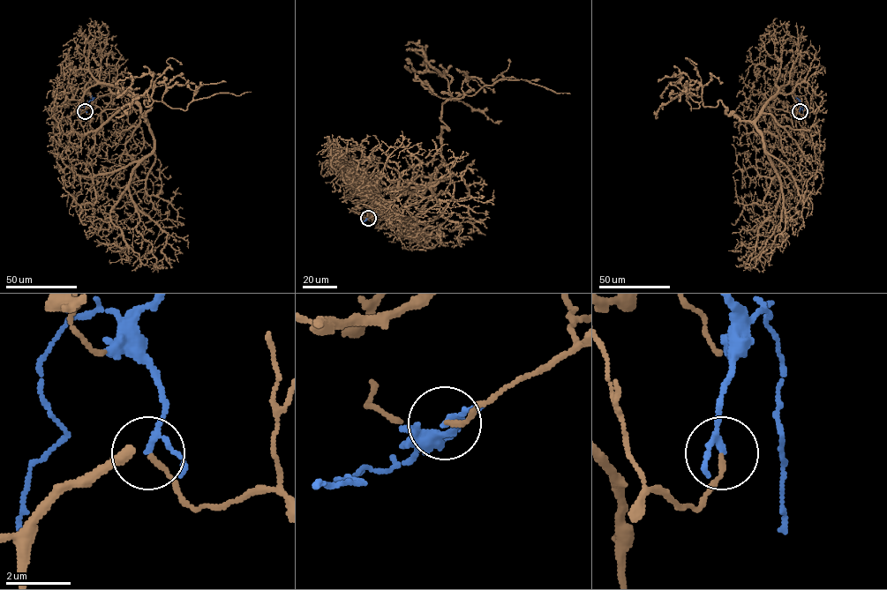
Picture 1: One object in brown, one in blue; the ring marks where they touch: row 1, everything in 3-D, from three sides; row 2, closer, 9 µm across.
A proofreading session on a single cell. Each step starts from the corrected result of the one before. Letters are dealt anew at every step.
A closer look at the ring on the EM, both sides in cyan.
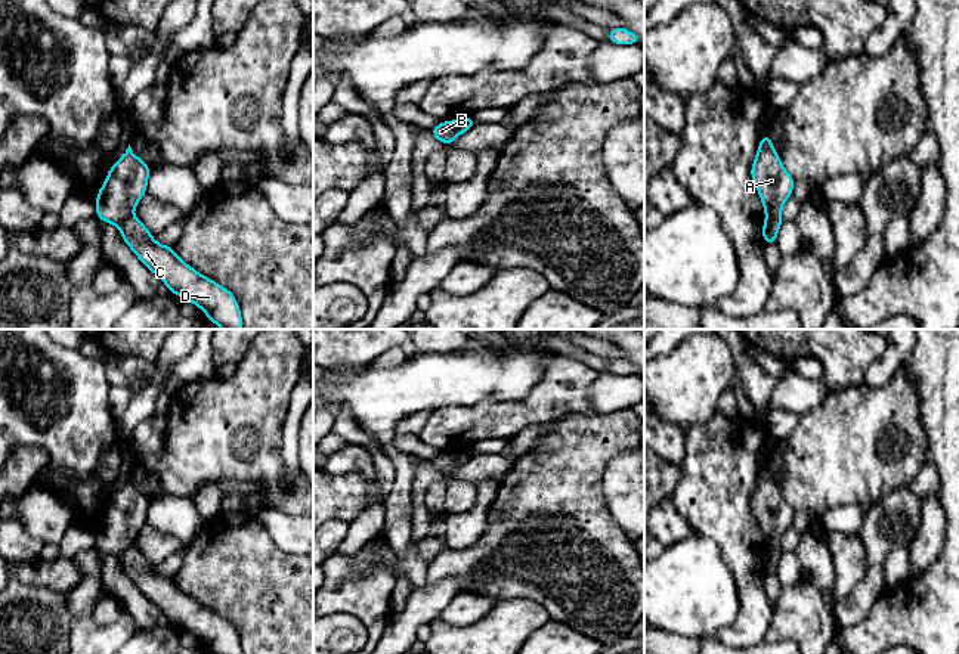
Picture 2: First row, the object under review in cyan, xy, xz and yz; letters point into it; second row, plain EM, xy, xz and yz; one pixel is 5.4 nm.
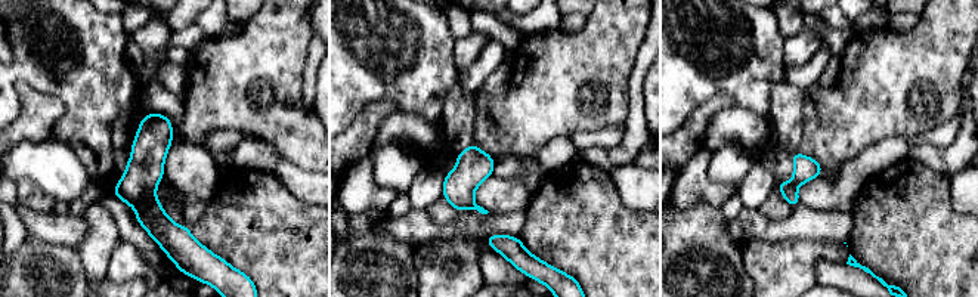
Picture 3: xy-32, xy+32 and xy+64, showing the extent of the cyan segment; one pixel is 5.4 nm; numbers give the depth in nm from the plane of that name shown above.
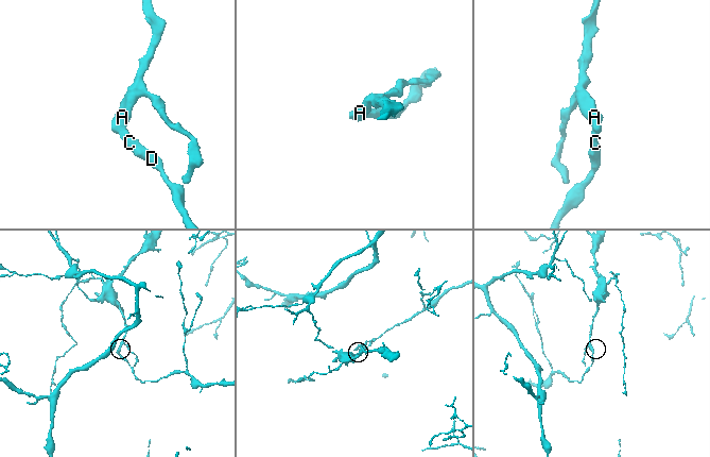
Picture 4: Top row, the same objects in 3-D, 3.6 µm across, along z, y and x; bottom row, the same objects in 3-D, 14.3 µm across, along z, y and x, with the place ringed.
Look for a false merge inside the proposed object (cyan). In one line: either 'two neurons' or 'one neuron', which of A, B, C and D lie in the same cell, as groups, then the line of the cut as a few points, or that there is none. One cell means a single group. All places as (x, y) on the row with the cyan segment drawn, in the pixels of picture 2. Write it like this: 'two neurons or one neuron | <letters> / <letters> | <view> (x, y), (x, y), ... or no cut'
two neurons | A B / C D | yz (767, 216), (780, 220)

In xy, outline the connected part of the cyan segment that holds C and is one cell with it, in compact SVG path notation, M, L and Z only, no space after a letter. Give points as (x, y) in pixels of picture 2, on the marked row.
M130 216L118 224L124 242L174 294L198 306L223 329L242 329L239 306L233 294L183 263L173 247L152 239L142 221Z

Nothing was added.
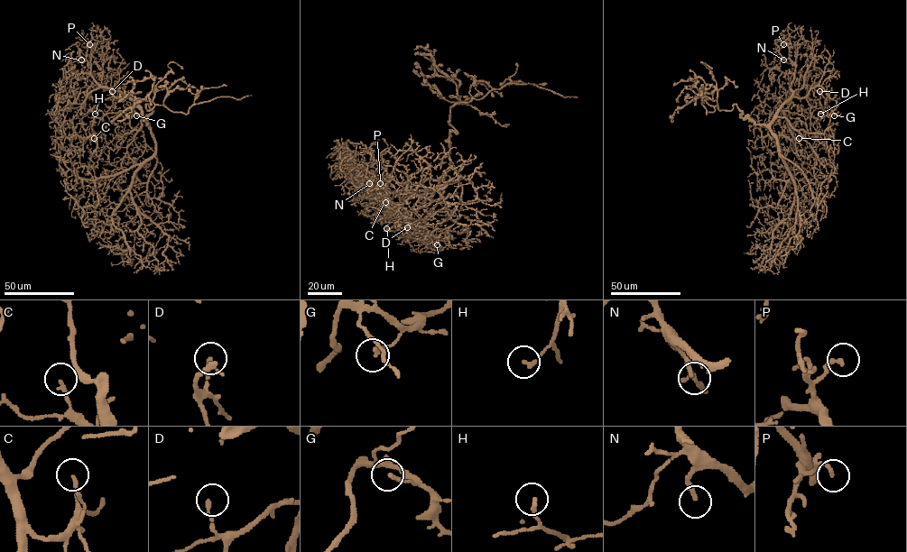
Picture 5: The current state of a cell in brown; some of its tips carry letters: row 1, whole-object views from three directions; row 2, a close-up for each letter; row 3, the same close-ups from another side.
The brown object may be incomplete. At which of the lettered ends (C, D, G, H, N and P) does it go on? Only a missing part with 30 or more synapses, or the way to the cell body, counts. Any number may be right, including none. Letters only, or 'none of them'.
N

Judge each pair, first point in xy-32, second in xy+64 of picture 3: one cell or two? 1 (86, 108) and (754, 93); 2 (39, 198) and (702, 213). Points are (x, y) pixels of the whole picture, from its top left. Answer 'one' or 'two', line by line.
1: one
2: two

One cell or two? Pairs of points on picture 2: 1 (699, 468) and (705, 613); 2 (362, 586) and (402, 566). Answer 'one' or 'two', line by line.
1: two
2: two

